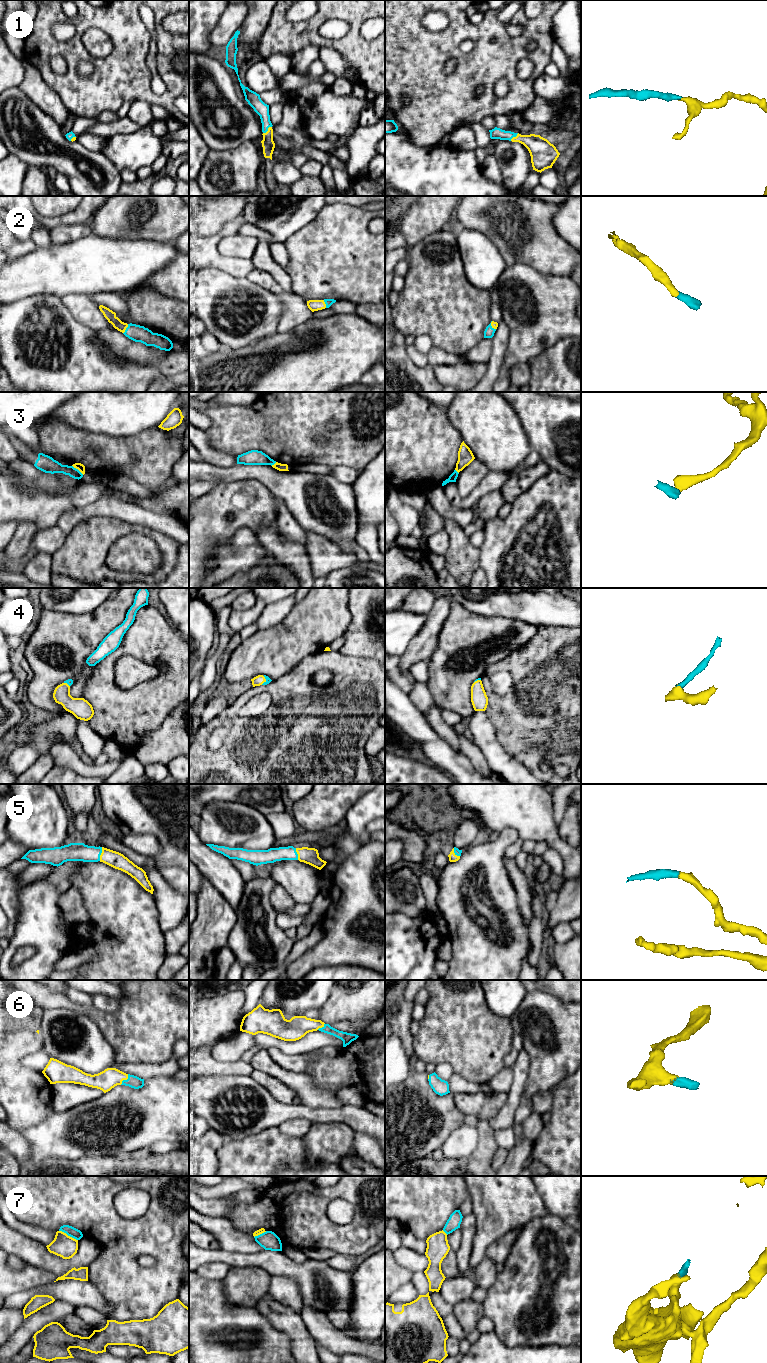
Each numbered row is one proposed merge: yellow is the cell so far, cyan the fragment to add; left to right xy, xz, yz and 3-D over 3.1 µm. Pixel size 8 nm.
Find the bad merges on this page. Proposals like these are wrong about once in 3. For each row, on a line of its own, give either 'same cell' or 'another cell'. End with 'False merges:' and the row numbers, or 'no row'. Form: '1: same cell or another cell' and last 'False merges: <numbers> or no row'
1: same cell
2: same cell
3: another cell
4: same cell
5: same cell
6: same cell
7: another cell
False merges: 3, 7

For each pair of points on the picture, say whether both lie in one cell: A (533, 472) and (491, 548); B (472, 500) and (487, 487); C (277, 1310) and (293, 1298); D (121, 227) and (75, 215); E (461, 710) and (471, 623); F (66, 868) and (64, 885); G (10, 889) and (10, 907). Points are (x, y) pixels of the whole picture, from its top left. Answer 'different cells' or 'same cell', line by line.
A: different cells
B: same cell
C: different cells
D: different cells
E: same cell
F: same cell
G: same cell

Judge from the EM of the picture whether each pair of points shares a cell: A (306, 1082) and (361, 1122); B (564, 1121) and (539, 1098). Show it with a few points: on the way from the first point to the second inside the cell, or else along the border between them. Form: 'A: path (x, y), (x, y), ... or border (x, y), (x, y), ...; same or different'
A: border (343, 1105), (316, 1108); different
B: border (552, 1089), (552, 1107), (549, 1111); different

